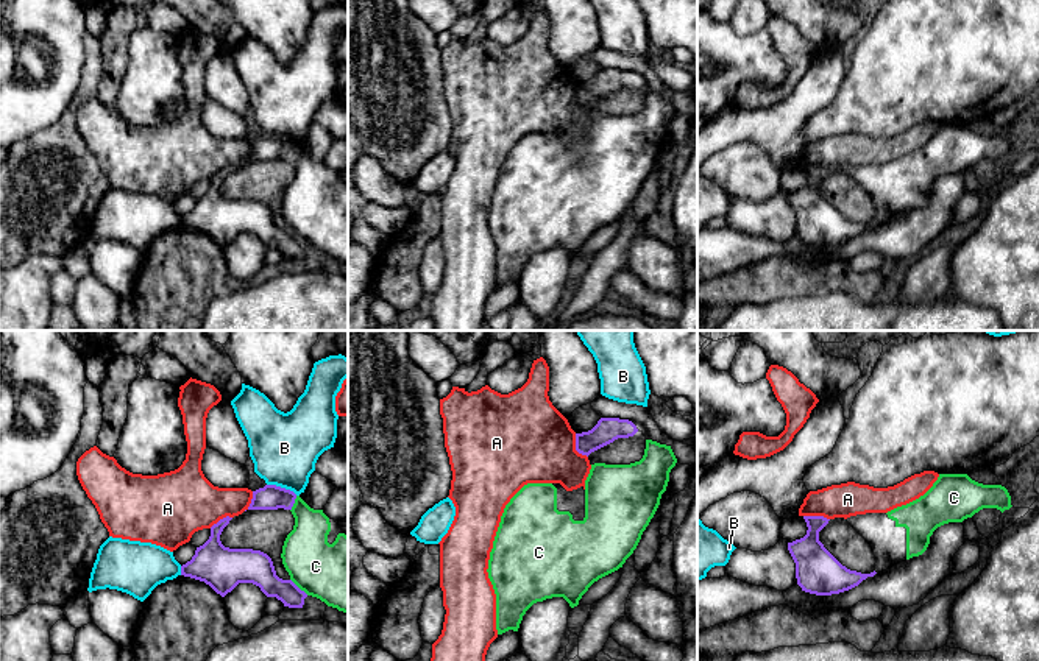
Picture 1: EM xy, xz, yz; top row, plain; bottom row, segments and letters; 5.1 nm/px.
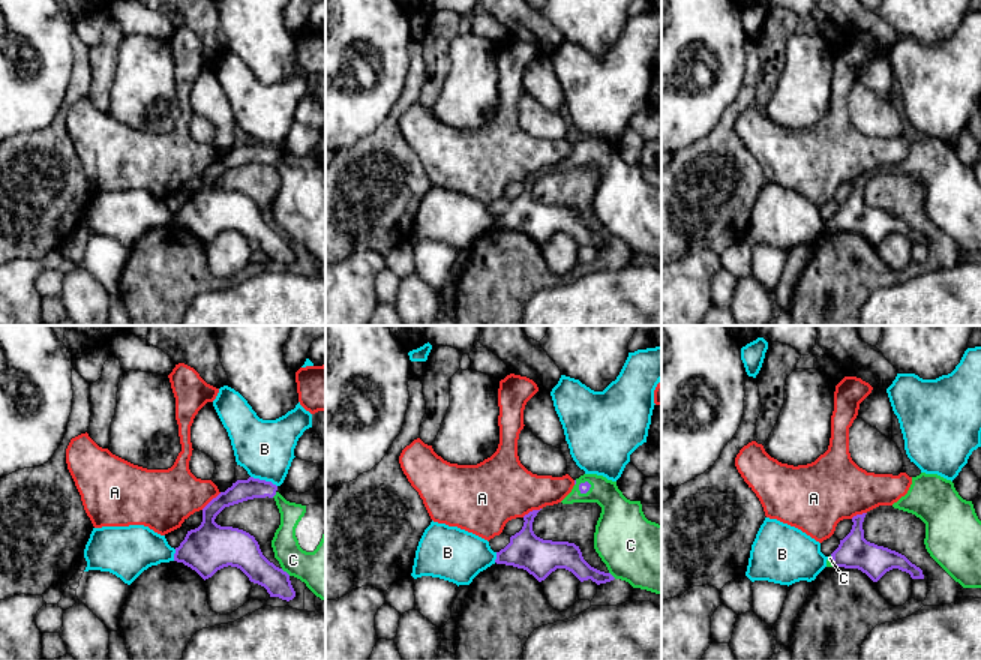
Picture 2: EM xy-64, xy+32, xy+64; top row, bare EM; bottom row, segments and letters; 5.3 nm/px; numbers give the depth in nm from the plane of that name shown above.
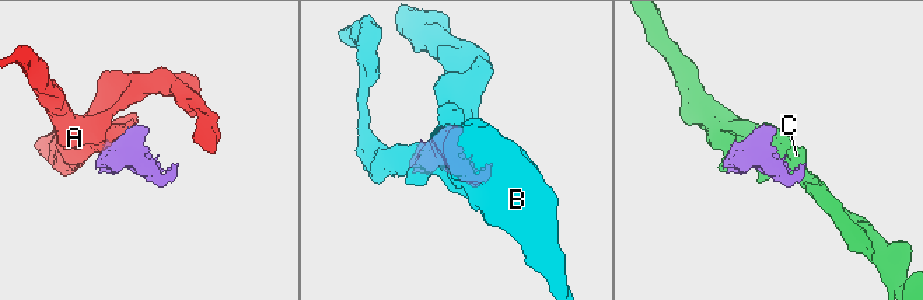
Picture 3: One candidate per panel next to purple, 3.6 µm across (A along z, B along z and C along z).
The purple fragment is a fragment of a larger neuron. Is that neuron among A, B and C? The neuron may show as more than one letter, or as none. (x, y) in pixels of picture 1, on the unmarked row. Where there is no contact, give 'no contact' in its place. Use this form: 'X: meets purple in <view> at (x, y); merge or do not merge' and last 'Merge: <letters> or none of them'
A: meets purple in xz at (576, 98); do not merge
B: meets purple in xy at (283, 139); do not merge
C: meets purple in xy at (298, 239); merge
Merge: C

